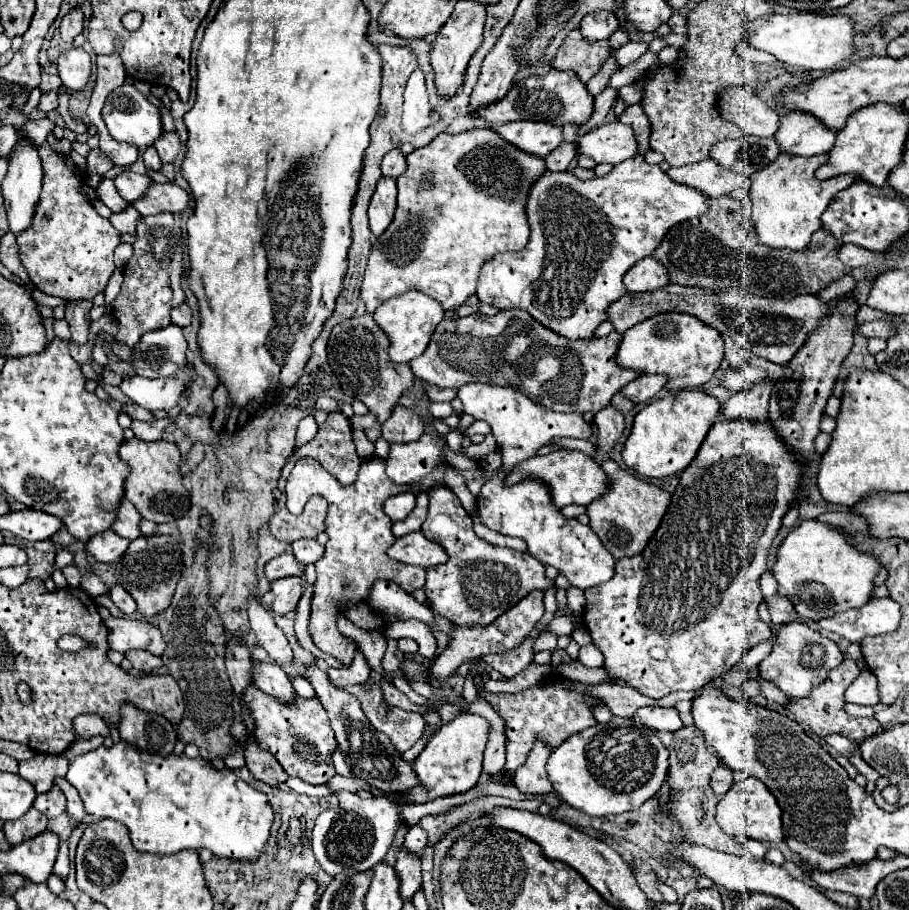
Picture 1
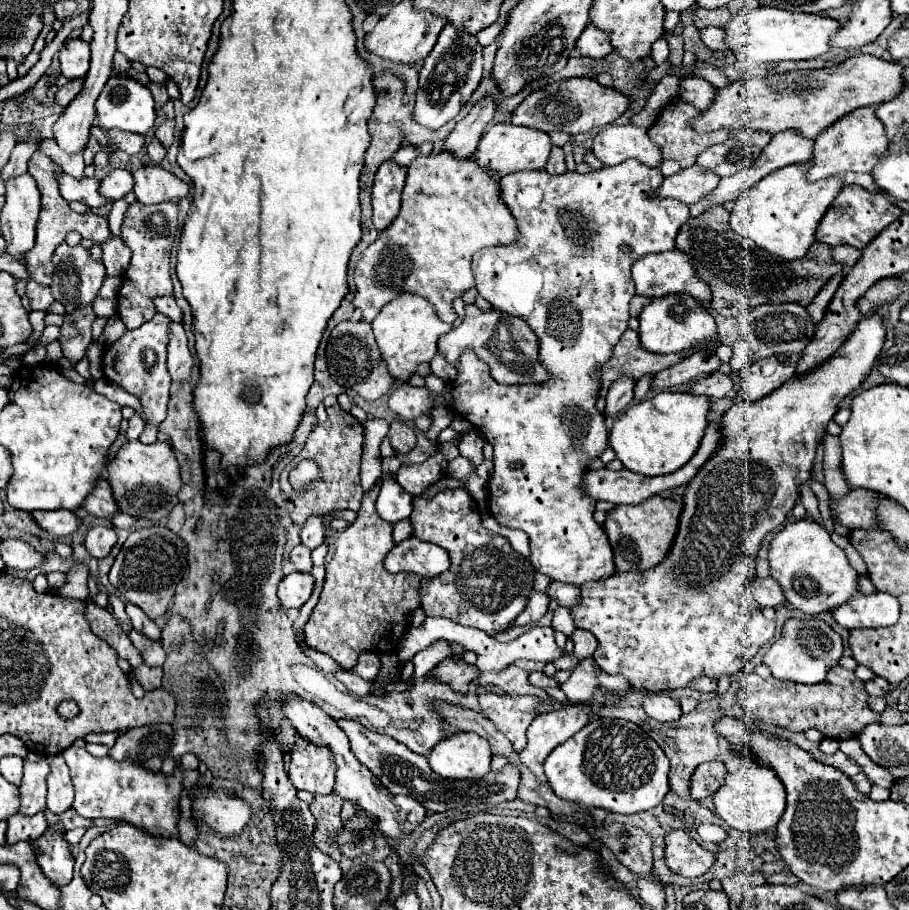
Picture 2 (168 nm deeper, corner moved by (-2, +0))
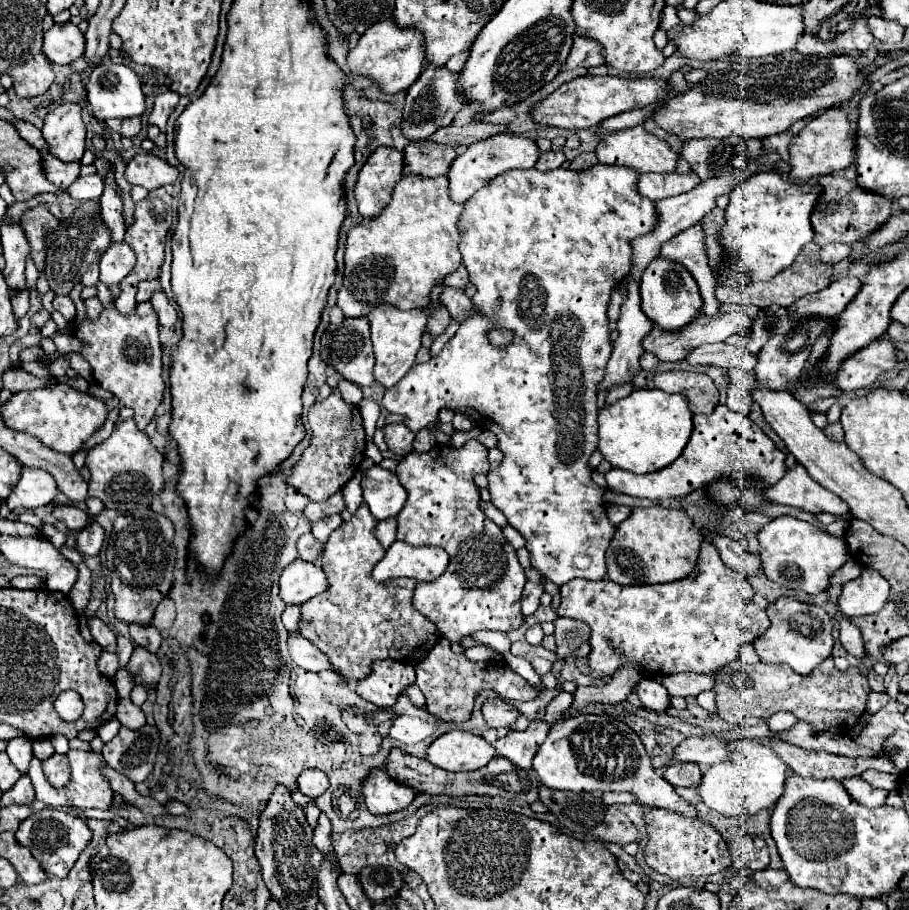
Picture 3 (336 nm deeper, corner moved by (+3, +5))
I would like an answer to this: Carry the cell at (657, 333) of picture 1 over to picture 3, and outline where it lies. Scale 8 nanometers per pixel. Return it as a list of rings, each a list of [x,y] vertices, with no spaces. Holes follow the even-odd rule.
[[[654,258],[650,266],[642,274],[640,282],[642,310],[644,314],[664,330],[680,330],[694,320],[694,316],[702,308],[702,298],[698,292],[698,284],[692,274],[678,262],[670,262],[668,258]]]

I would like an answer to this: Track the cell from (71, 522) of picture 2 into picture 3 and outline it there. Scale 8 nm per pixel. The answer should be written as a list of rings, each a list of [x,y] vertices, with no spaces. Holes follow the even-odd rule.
[[[56,506],[54,508],[54,518],[60,520],[60,522],[64,522],[70,532],[82,530],[90,522],[88,514],[84,510],[80,510],[80,508],[76,508],[76,506]]]

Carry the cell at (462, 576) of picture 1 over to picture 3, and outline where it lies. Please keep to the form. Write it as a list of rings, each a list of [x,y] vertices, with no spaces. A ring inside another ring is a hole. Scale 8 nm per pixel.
[[[468,440],[462,448],[438,444],[430,452],[410,452],[396,468],[396,476],[408,492],[408,502],[396,516],[398,540],[414,546],[442,546],[450,556],[442,578],[416,586],[414,608],[456,644],[462,640],[460,636],[476,630],[510,632],[524,622],[520,610],[524,568],[502,530],[482,512],[480,492],[474,484],[474,476],[486,474],[488,468],[488,450],[478,440]]]

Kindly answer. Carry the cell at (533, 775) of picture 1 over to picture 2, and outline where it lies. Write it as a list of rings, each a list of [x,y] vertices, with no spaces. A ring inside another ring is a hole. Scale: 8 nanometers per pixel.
[[[587,703],[567,705],[557,711],[541,713],[527,729],[527,747],[519,753],[521,761],[531,769],[531,773],[541,781],[547,783],[547,777],[543,773],[543,761],[547,755],[561,743],[565,743],[569,737],[573,737],[581,727],[587,725],[589,707]]]

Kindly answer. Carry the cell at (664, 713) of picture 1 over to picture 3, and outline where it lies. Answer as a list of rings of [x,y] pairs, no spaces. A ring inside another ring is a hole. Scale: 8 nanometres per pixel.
[[[642,680],[636,686],[636,694],[638,694],[638,698],[640,698],[644,708],[656,710],[656,712],[666,712],[668,710],[670,694],[660,682],[656,682],[656,680]]]

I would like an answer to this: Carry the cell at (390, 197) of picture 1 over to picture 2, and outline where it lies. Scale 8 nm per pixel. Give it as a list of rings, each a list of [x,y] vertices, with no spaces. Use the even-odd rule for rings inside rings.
[[[385,161],[373,183],[373,225],[377,231],[383,231],[399,215],[401,207],[401,189],[405,185],[407,169],[399,167],[393,161]]]

